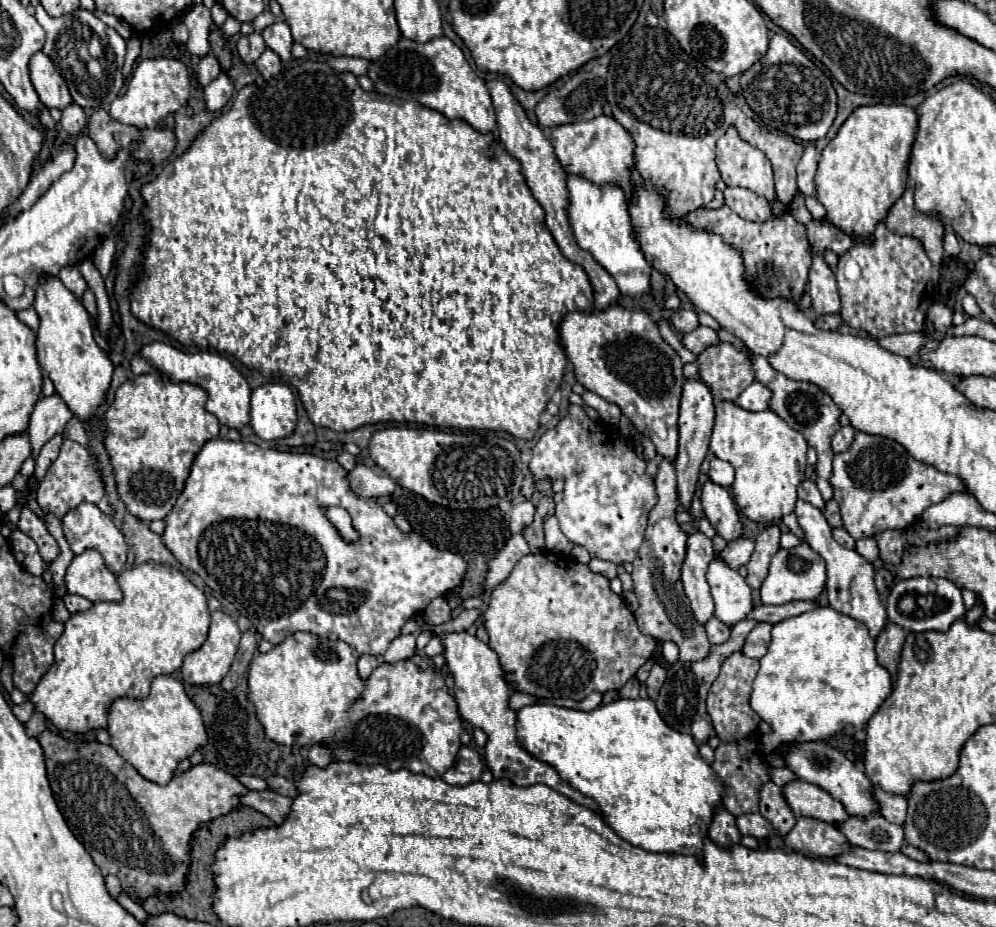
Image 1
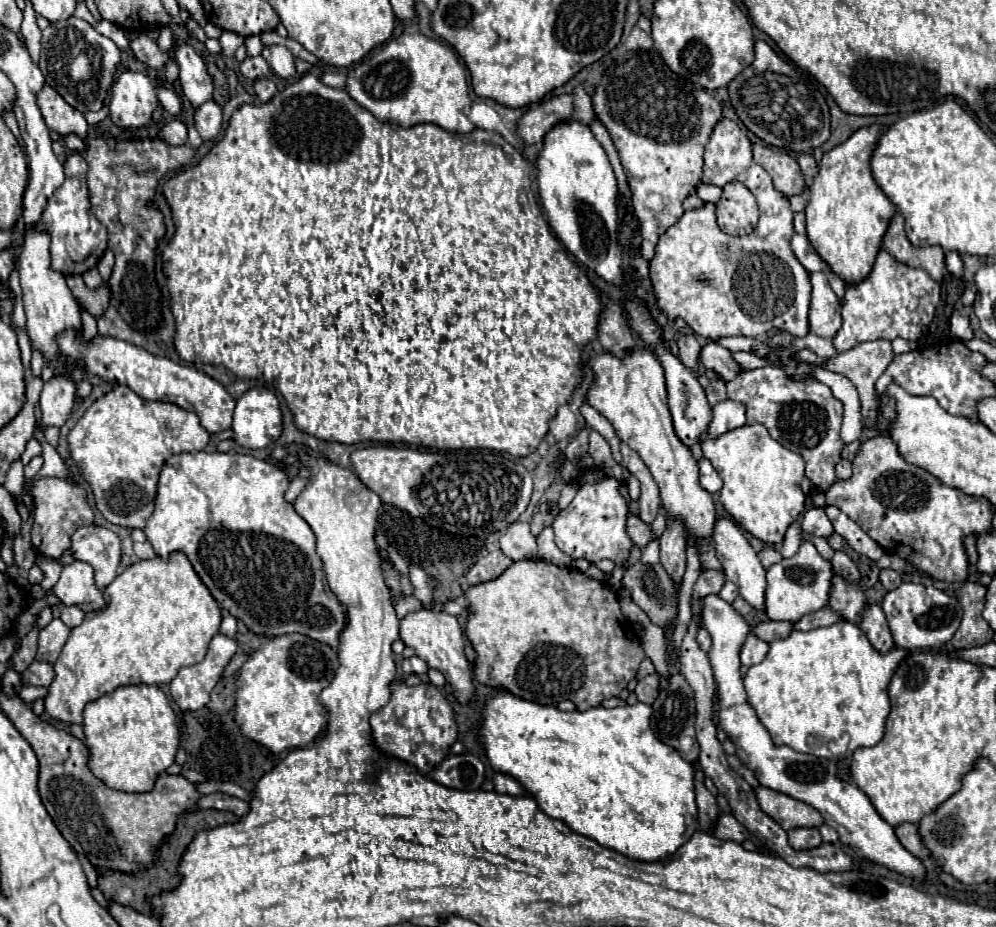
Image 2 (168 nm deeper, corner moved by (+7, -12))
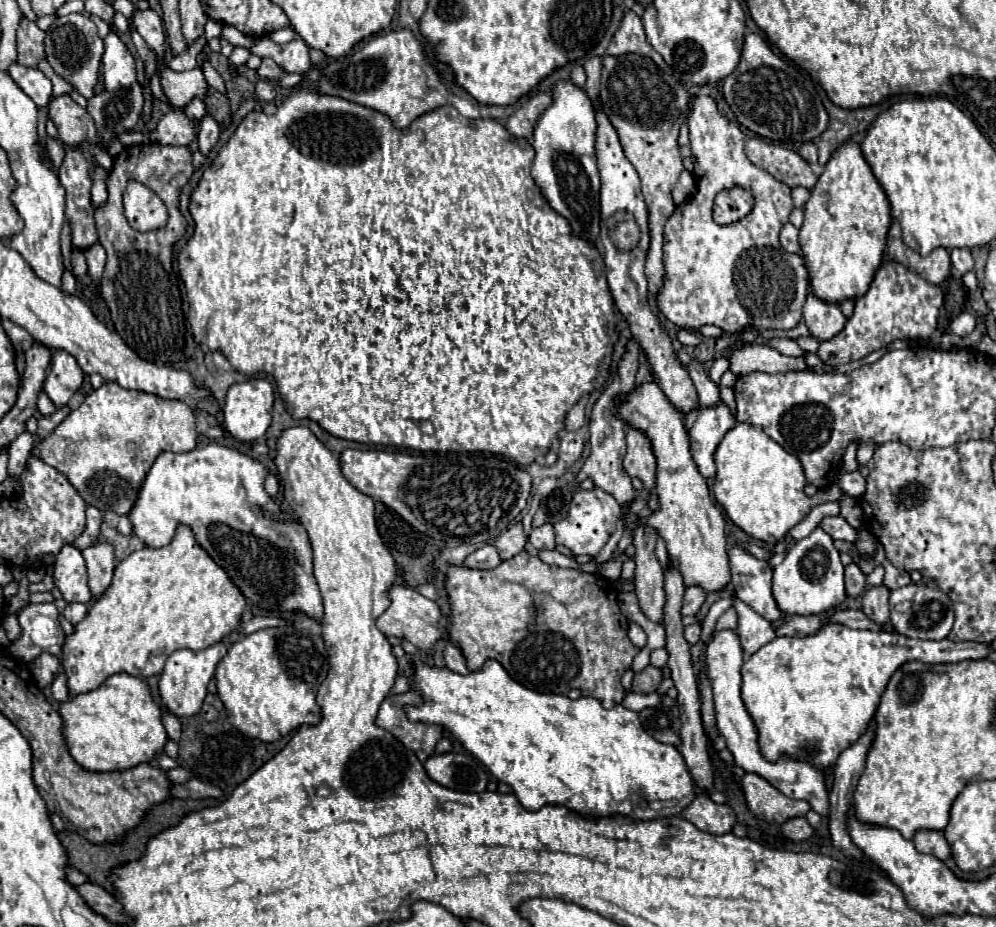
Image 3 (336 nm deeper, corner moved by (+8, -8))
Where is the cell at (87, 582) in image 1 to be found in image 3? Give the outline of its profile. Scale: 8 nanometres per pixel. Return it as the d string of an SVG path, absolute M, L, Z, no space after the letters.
M66 543L58 551L54 561L54 583L68 603L88 603L92 599L86 583L86 563L80 549L76 549L74 545Z

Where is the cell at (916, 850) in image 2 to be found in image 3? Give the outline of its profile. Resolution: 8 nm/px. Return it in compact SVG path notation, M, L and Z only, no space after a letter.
M918 831L912 839L914 847L922 853L930 853L930 855L936 855L940 861L946 861L950 857L950 845L944 837L942 831Z

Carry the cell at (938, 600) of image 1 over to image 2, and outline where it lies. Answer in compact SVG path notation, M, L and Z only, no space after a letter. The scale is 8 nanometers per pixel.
M905 581L897 589L889 591L881 601L895 645L901 649L943 649L961 623L963 607L955 597L945 595L939 589L933 589L933 595L927 591L929 589L923 583Z

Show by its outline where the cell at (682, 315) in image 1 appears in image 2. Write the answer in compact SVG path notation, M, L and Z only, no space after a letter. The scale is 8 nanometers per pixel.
M693 333L689 335L681 335L677 339L677 347L679 347L679 359L685 367L689 367L691 371L697 369L697 351L701 349L701 343L697 341L697 337Z

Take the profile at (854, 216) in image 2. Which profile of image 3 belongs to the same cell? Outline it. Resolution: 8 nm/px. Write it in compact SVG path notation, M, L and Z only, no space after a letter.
M850 141L844 143L832 153L824 173L818 177L818 183L812 189L812 197L804 207L804 223L800 227L798 241L800 241L800 255L808 269L810 293L826 303L842 303L846 299L862 297L868 291L874 273L882 263L890 221L892 217L890 217L888 199L880 183L872 175L872 169L868 167L866 159L862 157L860 147Z

